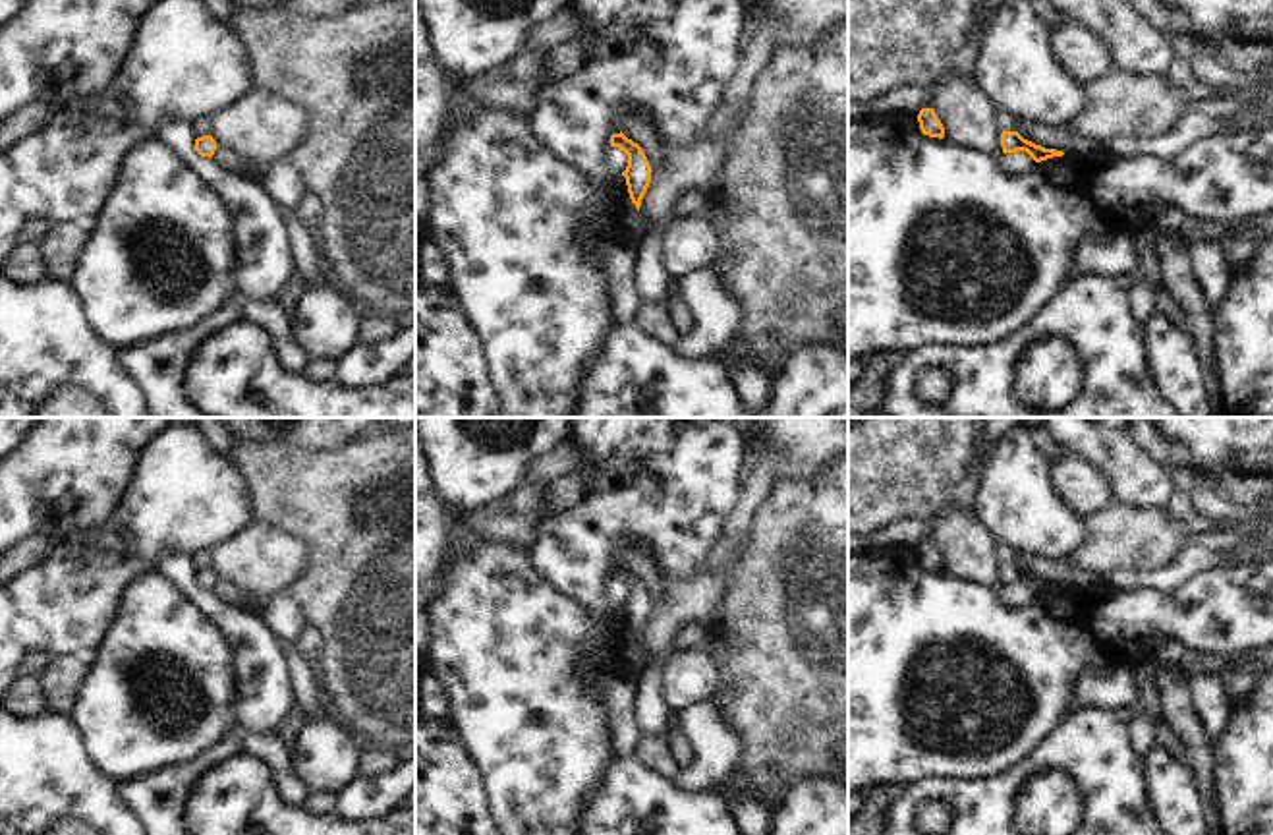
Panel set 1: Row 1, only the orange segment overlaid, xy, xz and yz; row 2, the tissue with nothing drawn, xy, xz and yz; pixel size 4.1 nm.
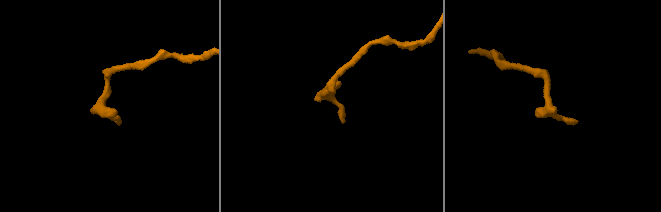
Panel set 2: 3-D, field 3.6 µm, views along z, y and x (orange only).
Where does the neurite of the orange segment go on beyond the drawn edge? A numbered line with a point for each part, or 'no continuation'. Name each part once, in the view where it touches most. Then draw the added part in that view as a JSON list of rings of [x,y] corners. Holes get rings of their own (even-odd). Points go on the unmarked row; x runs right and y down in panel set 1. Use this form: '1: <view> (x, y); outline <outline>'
no continuation

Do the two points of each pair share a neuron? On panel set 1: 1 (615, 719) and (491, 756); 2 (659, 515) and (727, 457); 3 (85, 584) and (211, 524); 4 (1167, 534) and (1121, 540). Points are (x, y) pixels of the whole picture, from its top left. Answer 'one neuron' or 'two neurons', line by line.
1: two neurons
2: one neuron
3: one neuron
4: one neuron

